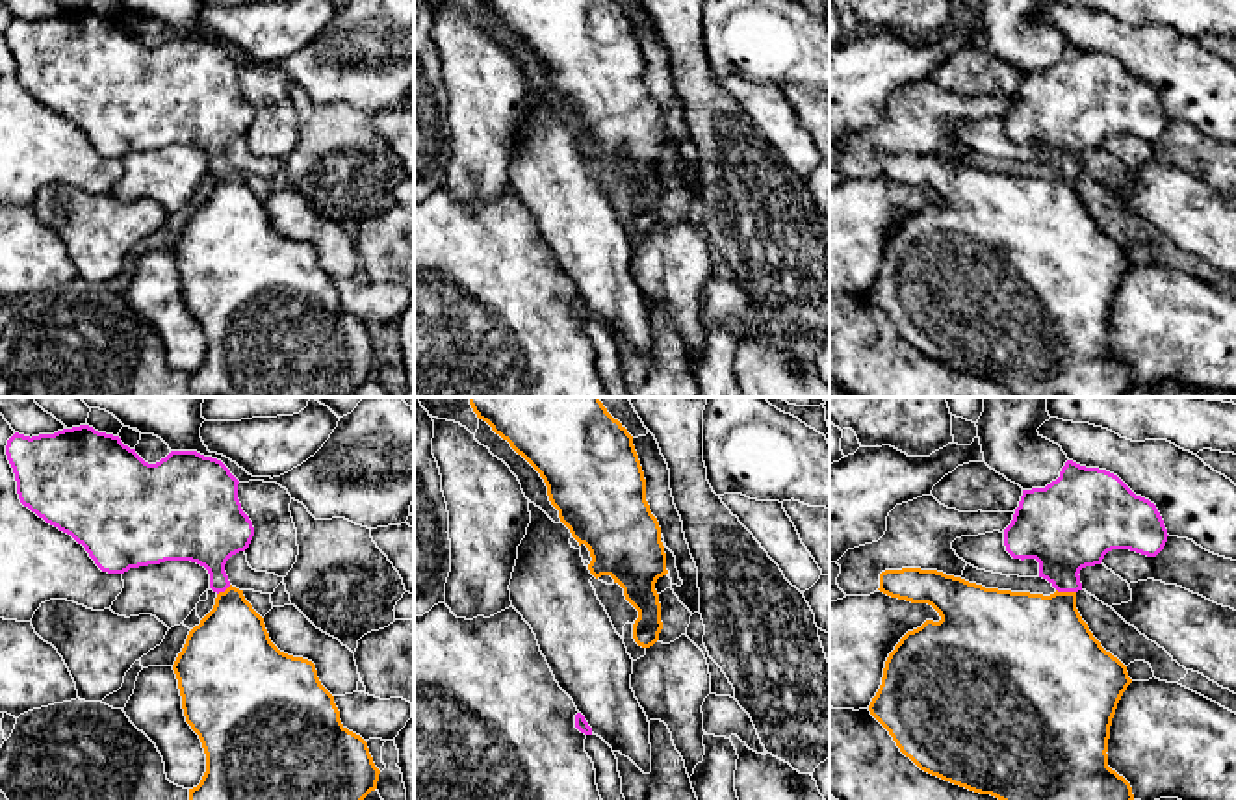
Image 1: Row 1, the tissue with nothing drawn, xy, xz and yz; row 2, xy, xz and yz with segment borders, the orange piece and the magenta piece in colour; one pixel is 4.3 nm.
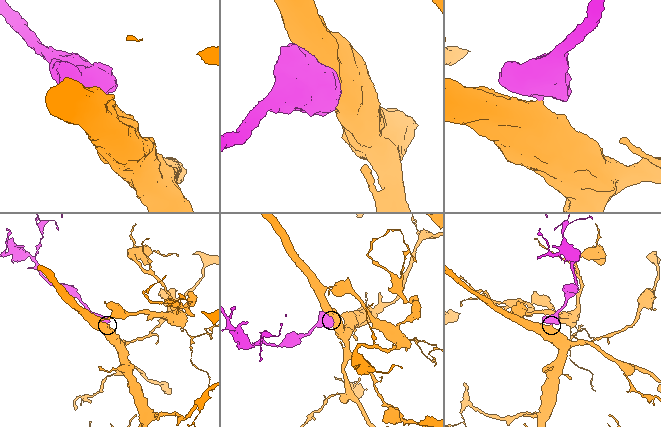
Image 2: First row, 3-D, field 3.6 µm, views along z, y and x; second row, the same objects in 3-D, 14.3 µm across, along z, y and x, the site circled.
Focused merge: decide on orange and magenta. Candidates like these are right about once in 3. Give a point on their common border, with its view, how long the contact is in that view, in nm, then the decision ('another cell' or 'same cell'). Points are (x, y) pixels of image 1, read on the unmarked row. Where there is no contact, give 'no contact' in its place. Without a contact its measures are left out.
yz (1066, 177) | 90 nm | same cell

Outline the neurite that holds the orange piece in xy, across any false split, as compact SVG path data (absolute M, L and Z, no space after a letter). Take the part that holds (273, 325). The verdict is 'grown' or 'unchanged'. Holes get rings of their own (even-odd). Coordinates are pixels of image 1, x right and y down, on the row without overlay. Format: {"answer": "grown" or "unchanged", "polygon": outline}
{"answer": "grown", "polygon": "M89 9L32 22L15 17L7 24L6 39L20 87L82 128L102 156L124 158L165 145L191 145L208 154L210 173L217 178L215 189L189 215L173 249L186 306L206 338L206 356L200 368L189 373L191 392L197 397L354 397L377 373L380 358L367 327L341 308L334 280L321 269L315 249L288 239L271 226L264 202L245 184L243 174L230 169L225 156L226 145L245 135L254 121L252 106L238 84L239 65L230 54L197 35L171 35L160 46L148 48L119 20Z"}

